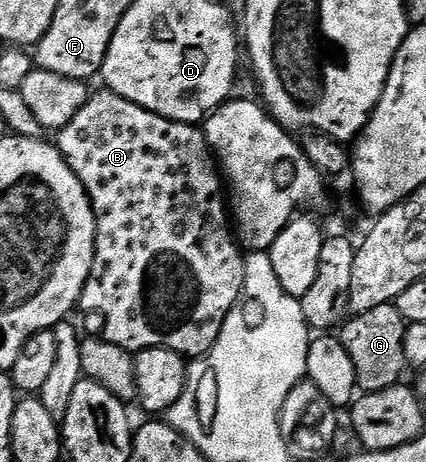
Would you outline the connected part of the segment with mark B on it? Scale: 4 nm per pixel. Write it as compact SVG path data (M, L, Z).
M105 88L99 89L99 94L91 93L87 97L84 108L80 110L69 124L62 127L61 130L57 131L56 134L56 145L59 152L64 156L64 160L72 168L72 172L80 180L80 184L86 189L86 195L90 198L90 203L94 209L94 215L98 221L98 232L96 234L96 248L94 249L94 263L92 264L92 272L88 276L88 280L84 286L84 292L82 293L82 301L80 303L83 311L99 310L107 317L107 328L105 332L105 339L107 342L116 344L120 348L129 350L131 352L137 352L139 350L147 350L155 346L156 348L172 348L172 352L181 354L190 360L197 360L207 354L210 349L216 344L216 340L220 336L220 332L224 328L224 320L230 315L230 309L236 305L239 305L242 297L242 289L244 288L244 264L246 263L244 257L244 250L241 245L236 241L235 231L232 229L232 218L228 213L228 198L224 193L222 195L222 186L224 190L224 178L220 173L220 167L216 161L216 155L211 150L208 140L206 139L205 133L197 125L188 122L177 122L176 120L168 120L164 116L160 116L156 112L148 112L148 108L140 108L140 104L132 104L132 100L124 100L124 96L114 94L112 91Z

